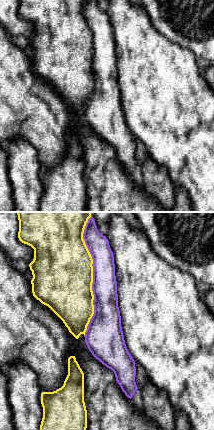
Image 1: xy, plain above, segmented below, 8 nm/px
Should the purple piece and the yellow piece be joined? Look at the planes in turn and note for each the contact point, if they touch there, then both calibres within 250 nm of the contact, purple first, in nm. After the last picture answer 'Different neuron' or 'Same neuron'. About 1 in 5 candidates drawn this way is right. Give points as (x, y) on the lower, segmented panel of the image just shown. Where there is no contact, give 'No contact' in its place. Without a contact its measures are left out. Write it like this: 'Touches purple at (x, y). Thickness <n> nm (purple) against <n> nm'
Touches purple at (93, 275). Thickness 200 nm (purple) against 480 nm

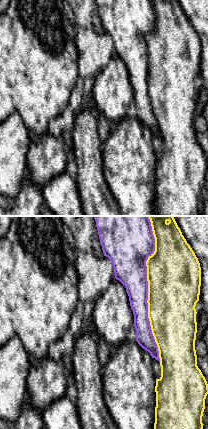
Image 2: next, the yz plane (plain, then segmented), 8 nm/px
Touches purple at (147, 289). Thickness 260 nm (purple) against 440 nm

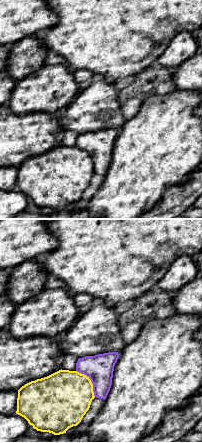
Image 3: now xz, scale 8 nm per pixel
Touches purple at (91, 381). Thickness 220 nm (purple) against 420 nm

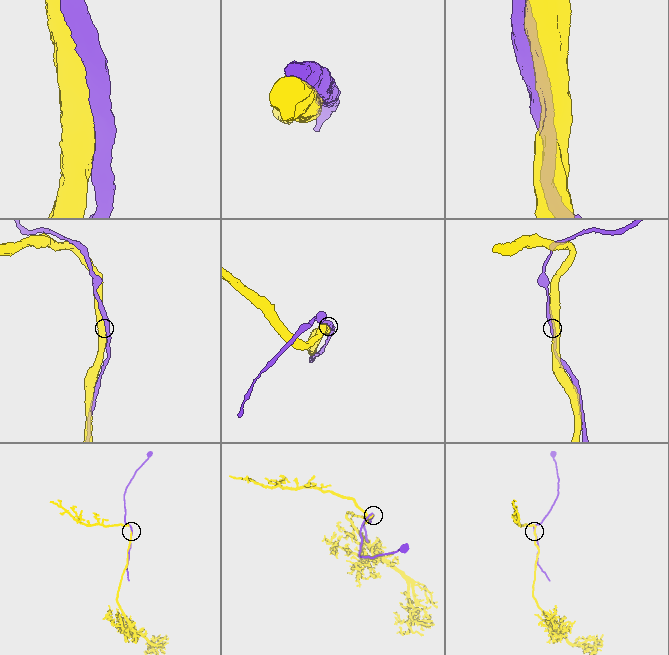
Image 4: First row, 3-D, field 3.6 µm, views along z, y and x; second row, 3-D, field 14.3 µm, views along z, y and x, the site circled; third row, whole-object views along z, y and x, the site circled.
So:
Different neuron

